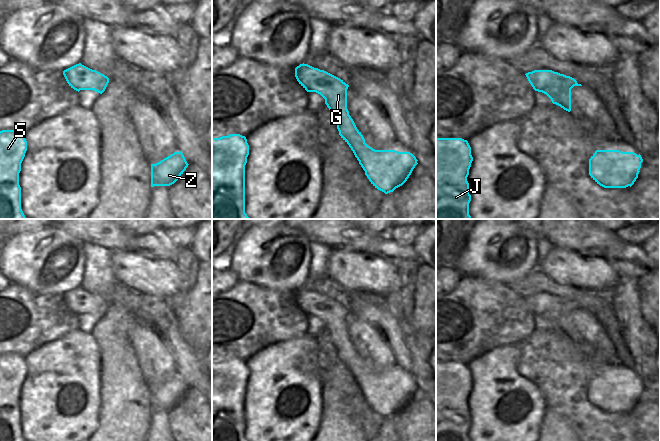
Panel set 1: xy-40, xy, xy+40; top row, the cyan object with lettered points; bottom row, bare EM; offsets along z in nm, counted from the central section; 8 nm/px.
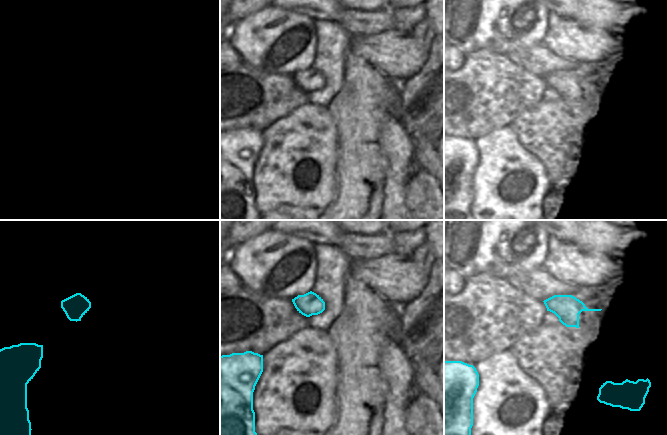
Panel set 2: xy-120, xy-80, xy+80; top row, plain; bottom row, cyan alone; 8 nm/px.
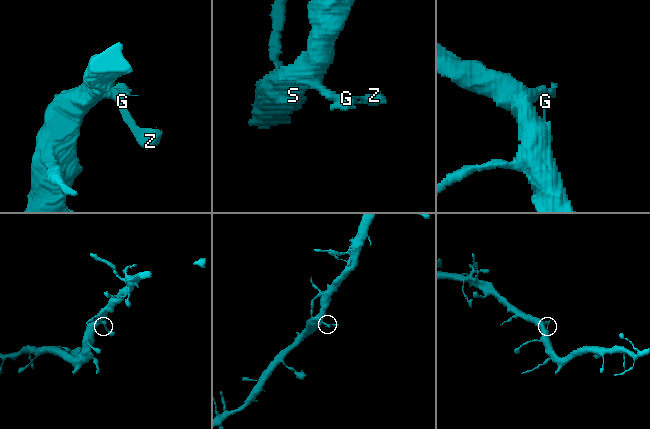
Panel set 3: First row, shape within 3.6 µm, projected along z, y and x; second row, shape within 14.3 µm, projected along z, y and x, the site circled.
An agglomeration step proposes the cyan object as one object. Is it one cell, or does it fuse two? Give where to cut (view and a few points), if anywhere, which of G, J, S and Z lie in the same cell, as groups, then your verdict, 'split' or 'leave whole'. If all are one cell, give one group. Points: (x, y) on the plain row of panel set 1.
no cut | G J S Z | leave whole

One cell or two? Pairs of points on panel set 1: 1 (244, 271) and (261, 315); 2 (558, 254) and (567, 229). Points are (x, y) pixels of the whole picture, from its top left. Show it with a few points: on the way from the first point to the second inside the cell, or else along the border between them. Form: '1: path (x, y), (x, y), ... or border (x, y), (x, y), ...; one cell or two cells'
1: border (237, 279), (271, 288); two cells
2: border (553, 245), (573, 249), (583, 254); two cells

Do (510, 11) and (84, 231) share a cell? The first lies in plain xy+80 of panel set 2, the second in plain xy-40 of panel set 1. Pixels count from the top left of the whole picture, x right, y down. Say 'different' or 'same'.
different

